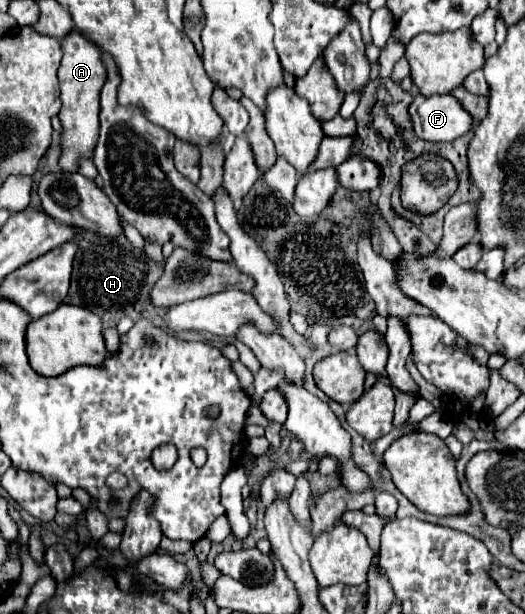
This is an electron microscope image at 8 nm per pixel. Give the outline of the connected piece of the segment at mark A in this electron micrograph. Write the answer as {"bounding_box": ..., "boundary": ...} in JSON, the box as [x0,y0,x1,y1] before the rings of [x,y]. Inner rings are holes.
{"bounding_box":[59,30,105,172],"boundary":[[[73,30],[63,42],[63,60],[59,66],[59,88],[61,88],[61,110],[59,120],[63,126],[61,132],[61,172],[77,172],[81,158],[91,158],[97,132],[99,132],[99,86],[105,82],[105,66],[101,62],[101,52],[93,42],[81,36],[81,32]]]}

